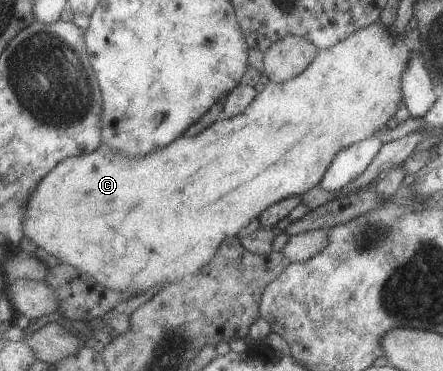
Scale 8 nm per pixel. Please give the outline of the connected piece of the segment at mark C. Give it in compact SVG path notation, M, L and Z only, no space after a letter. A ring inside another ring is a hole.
M379 20L356 29L335 45L318 50L311 63L295 77L282 83L267 82L239 115L225 119L225 121L213 122L213 125L201 135L183 135L155 155L147 155L141 159L127 159L109 147L102 147L93 153L85 154L85 157L71 156L69 159L65 159L65 163L59 163L47 175L47 179L41 181L35 190L35 195L31 197L31 201L27 205L29 209L24 222L24 235L29 236L49 255L57 257L65 264L81 268L81 271L86 271L106 288L117 290L128 299L145 293L145 290L151 289L155 285L165 287L185 276L197 275L198 271L203 270L213 261L213 256L225 238L233 238L240 229L243 229L252 219L259 217L274 203L291 196L301 196L308 189L317 186L324 171L339 151L365 138L371 138L395 115L395 111L402 101L400 79L409 55L407 47L402 42L404 36L392 34L392 28L387 29L384 23Z

